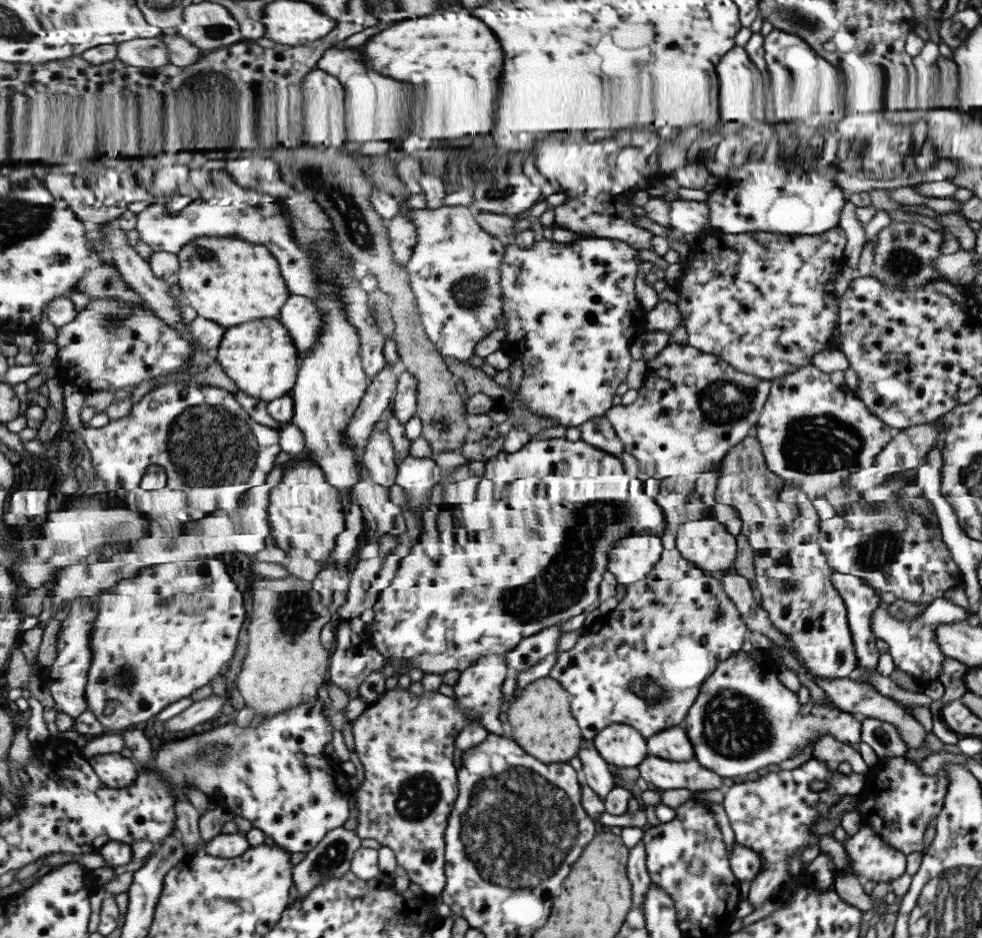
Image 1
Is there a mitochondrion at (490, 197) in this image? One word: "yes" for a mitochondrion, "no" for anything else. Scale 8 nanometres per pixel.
yes

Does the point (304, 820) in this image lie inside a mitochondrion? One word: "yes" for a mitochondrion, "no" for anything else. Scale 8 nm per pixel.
no

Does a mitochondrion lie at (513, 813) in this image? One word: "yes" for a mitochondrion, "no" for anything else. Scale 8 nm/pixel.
yes

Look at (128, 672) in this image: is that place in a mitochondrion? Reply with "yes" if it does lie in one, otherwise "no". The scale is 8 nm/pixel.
yes

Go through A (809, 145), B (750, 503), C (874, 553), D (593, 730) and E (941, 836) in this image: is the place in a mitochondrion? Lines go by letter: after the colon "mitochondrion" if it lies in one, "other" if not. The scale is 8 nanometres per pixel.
A: mitochondrion
B: other
C: mitochondrion
D: other
E: other

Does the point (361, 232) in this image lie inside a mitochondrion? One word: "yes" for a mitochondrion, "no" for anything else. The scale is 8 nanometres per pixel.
yes

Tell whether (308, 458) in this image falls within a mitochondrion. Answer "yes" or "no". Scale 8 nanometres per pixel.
no

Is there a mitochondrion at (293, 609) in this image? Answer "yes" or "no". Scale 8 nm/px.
yes

